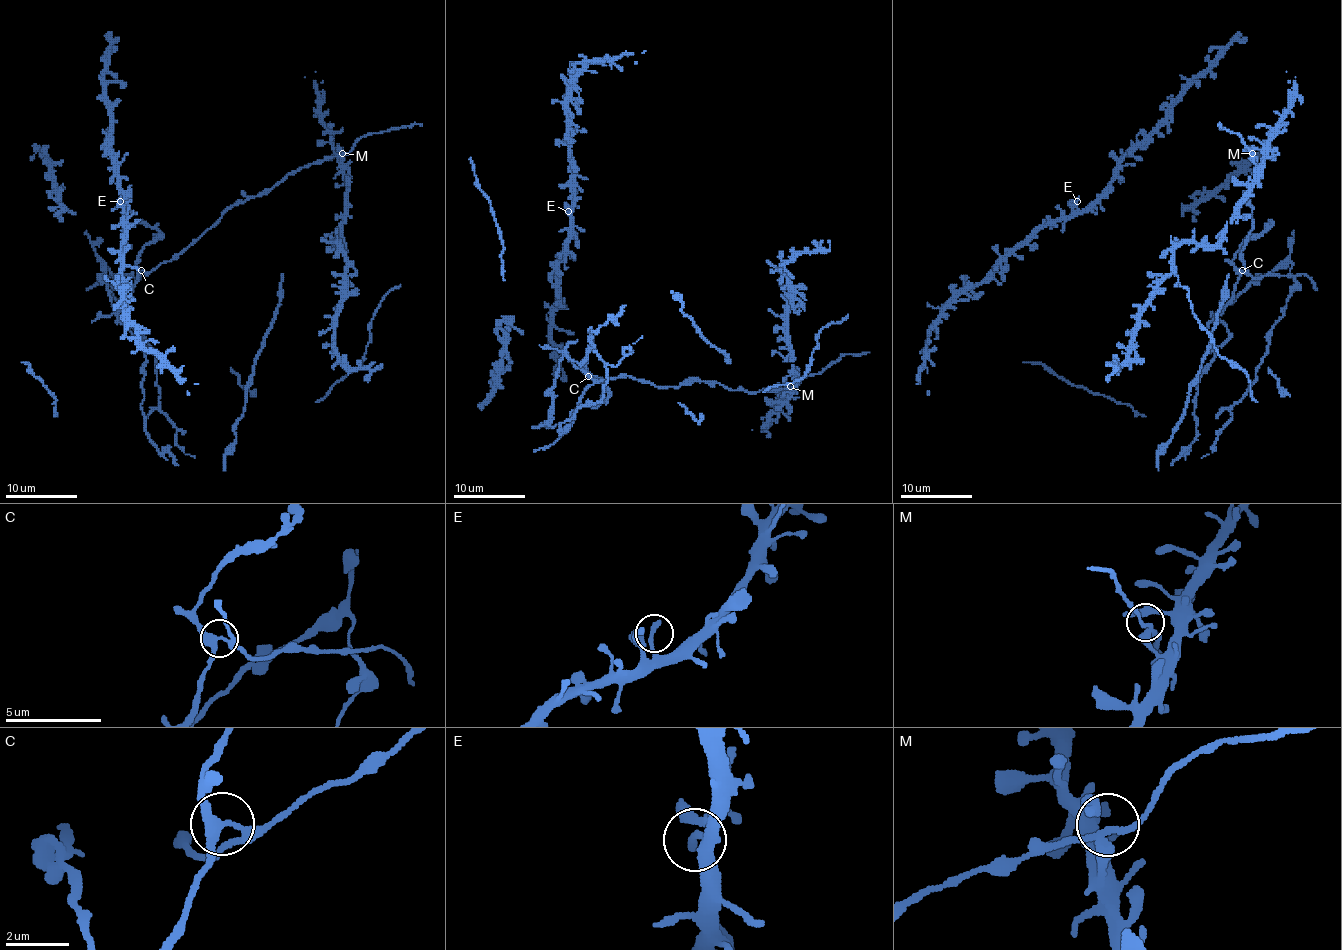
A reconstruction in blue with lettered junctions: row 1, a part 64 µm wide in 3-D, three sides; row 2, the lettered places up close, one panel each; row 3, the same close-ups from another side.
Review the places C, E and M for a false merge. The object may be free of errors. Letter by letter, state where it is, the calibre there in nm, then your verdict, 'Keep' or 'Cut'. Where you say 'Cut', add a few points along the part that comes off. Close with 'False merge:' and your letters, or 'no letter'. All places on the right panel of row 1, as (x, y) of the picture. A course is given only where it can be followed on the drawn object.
C: Place: (1242, 270). Thickness 240 nm. Cut
E: Place: (1077, 201). Thickness 150 nm. Keep
M: Place: (1252, 153). Thickness 200 nm. Keep
False merge: C

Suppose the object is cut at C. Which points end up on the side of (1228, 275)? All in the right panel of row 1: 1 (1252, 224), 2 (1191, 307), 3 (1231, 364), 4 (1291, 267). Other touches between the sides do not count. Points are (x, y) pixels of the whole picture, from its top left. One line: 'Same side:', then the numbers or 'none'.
Same side: 4

